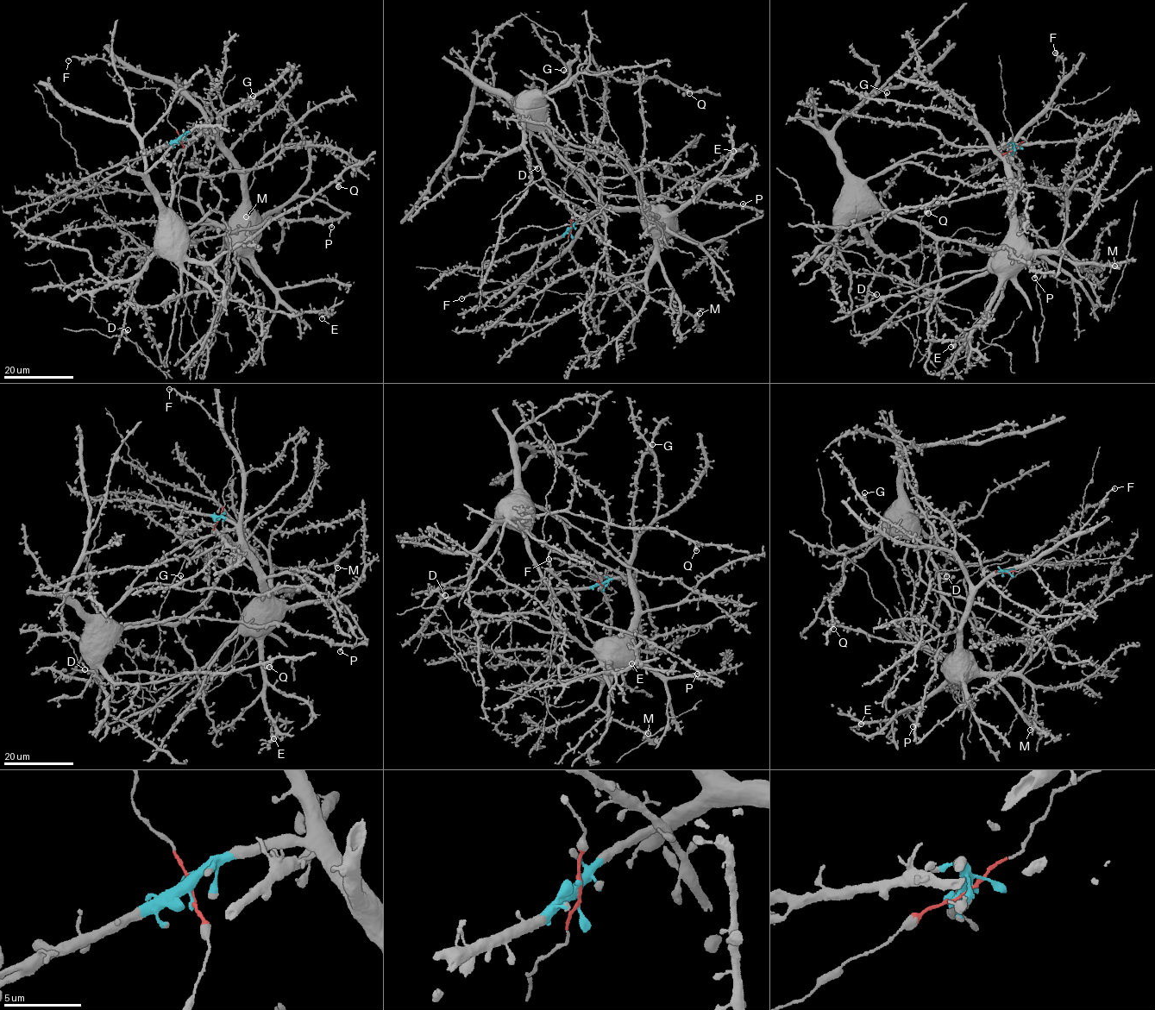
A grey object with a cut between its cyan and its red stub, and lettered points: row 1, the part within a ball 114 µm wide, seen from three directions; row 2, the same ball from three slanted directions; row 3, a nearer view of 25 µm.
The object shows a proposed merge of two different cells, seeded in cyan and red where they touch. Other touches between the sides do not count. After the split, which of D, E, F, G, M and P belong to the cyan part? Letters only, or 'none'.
E, F, G, M

